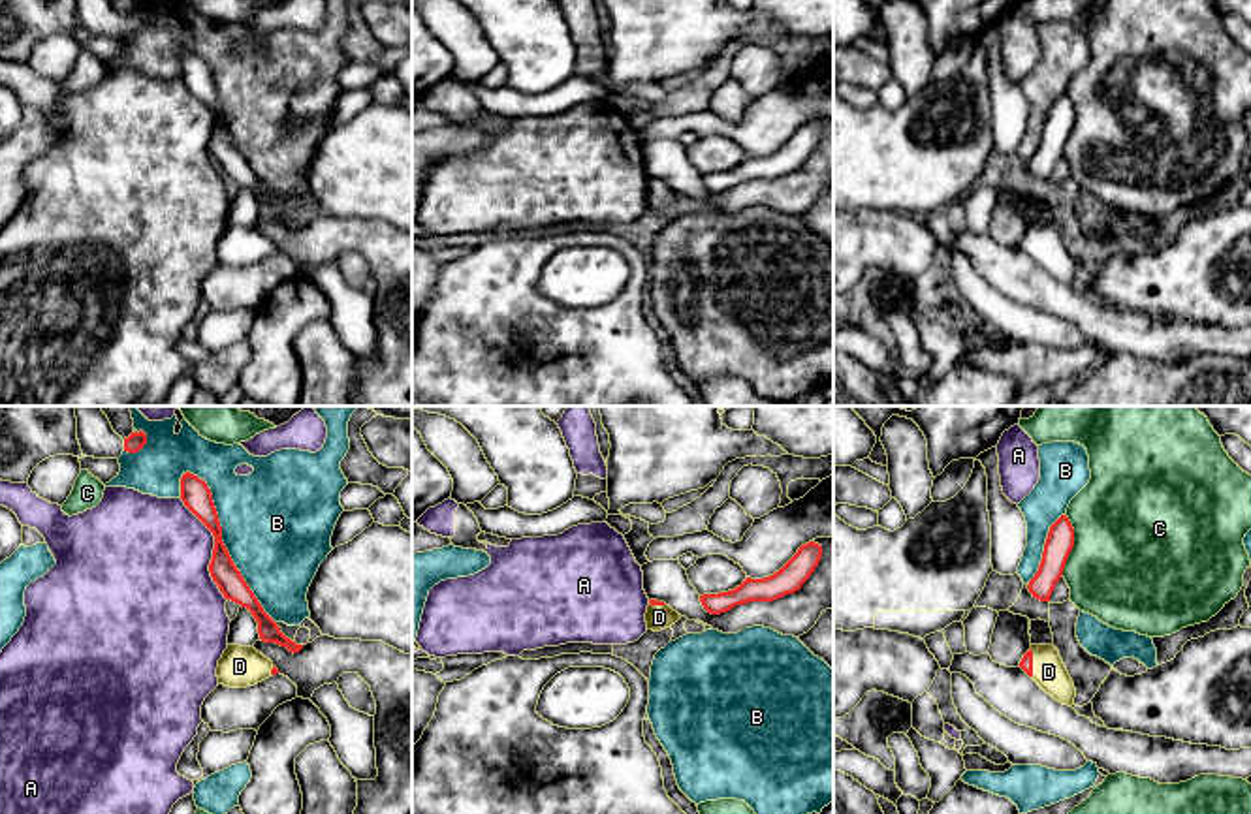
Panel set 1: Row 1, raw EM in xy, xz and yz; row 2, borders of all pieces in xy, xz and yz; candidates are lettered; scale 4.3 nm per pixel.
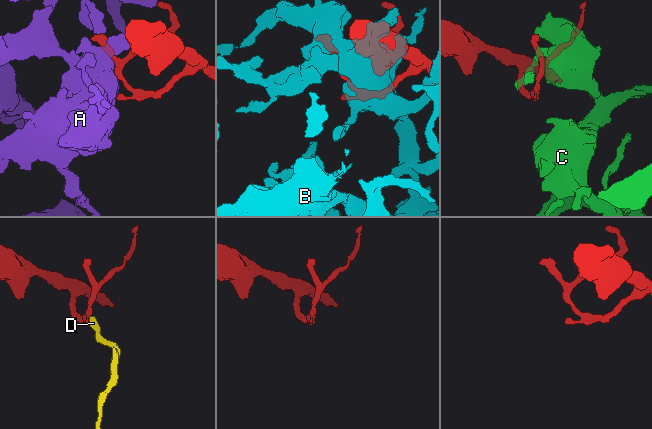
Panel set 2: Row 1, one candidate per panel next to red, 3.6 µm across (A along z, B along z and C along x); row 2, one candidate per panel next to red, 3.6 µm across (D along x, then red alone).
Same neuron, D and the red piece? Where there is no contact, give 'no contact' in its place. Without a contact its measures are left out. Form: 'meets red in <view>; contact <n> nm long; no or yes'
meets red in yz; contact 130 nm long; yes

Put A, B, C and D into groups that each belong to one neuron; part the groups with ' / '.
A / B / C / D

